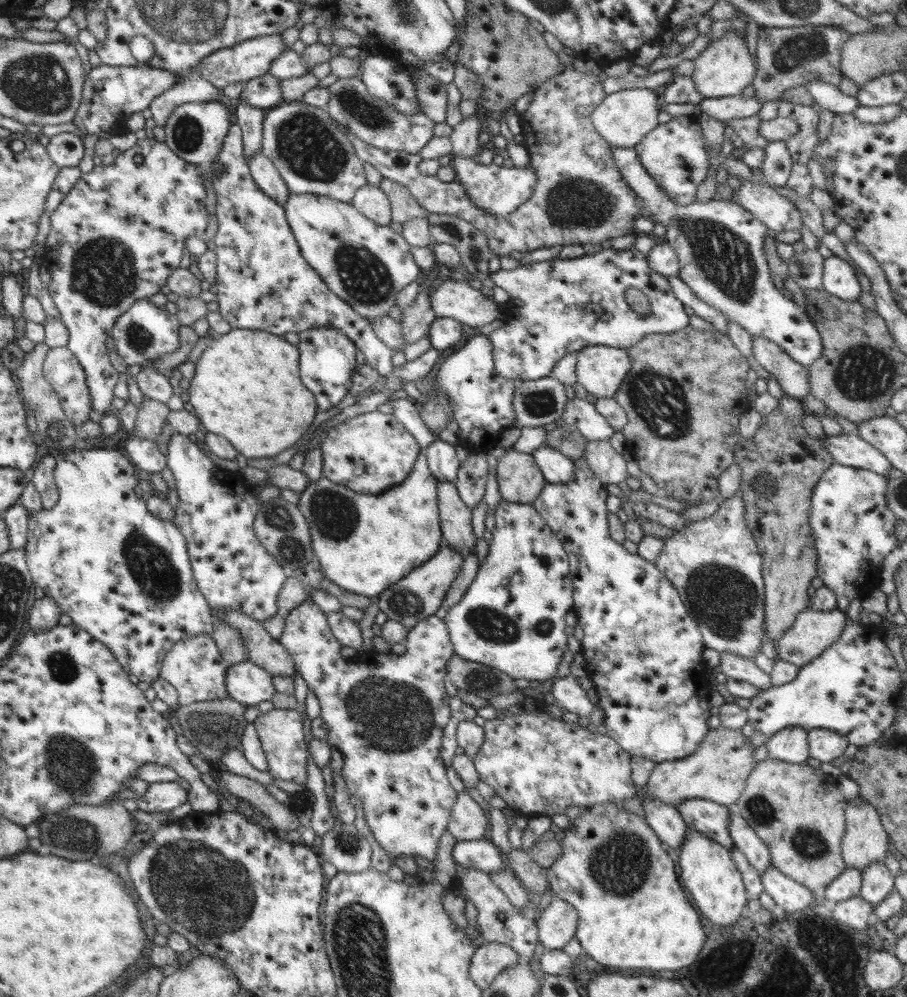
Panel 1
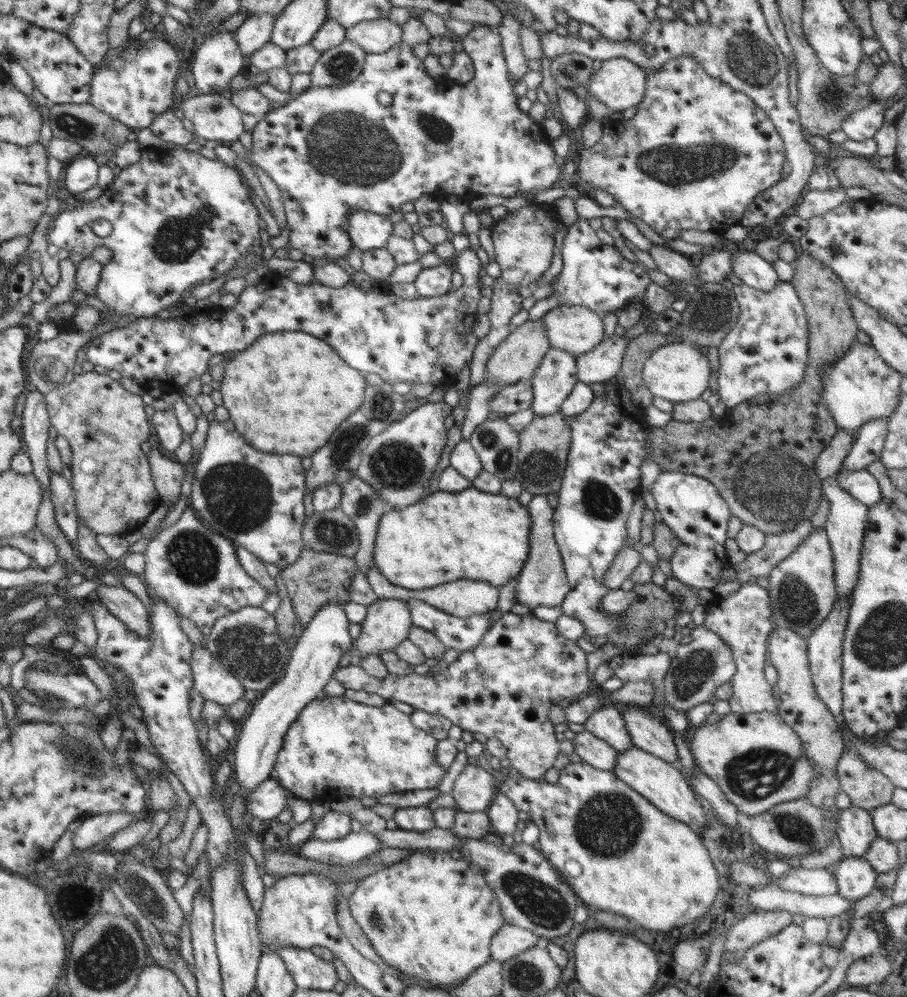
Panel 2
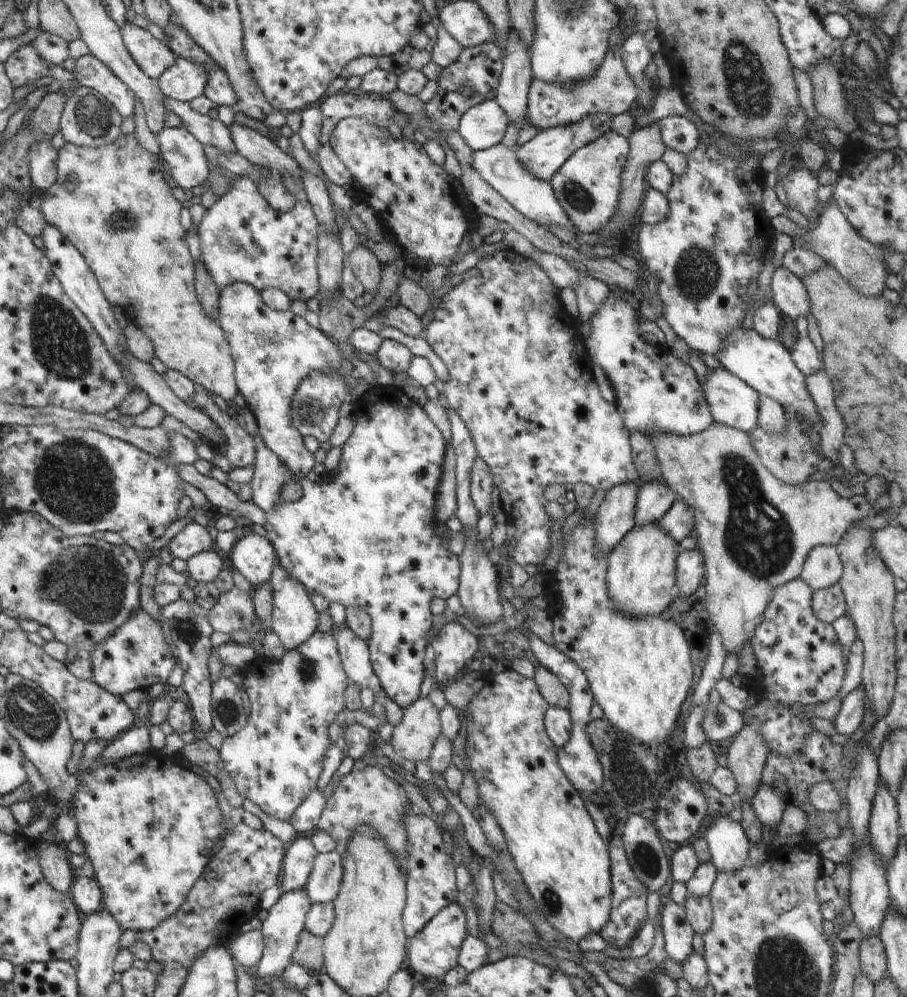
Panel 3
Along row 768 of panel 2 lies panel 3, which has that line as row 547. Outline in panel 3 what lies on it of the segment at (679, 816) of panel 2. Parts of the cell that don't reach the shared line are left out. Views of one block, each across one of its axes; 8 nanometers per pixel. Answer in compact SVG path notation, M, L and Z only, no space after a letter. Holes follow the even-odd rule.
M656 522L636 525L611 550L607 587L619 611L632 616L660 615L678 598L677 542Z

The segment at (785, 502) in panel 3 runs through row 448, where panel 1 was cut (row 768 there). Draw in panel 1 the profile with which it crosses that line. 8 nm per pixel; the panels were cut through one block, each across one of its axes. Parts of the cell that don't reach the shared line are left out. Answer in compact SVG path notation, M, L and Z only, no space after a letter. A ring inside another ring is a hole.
M719 727L706 733L696 752L680 760L659 762L644 786L644 793L666 804L677 806L689 798L699 798L729 806L735 803L745 787L746 779L756 766L755 746L740 731Z

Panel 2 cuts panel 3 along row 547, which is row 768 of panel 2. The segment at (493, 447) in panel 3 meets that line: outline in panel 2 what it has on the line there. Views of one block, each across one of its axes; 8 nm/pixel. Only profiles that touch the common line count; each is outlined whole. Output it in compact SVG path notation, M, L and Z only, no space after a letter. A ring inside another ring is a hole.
M509 611L486 632L479 646L462 652L452 664L443 665L440 674L429 677L416 673L404 676L389 673L384 678L376 678L353 663L346 667L339 666L332 677L338 679L346 689L364 690L386 700L406 702L415 709L441 714L463 731L497 739L506 747L509 768L516 768L526 778L540 780L554 766L556 756L560 754L560 740L554 724L548 719L550 707L563 698L576 698L582 692L587 692L593 681L588 677L587 653L578 646L577 641L559 634L552 622L544 622L533 614L517 616Z

